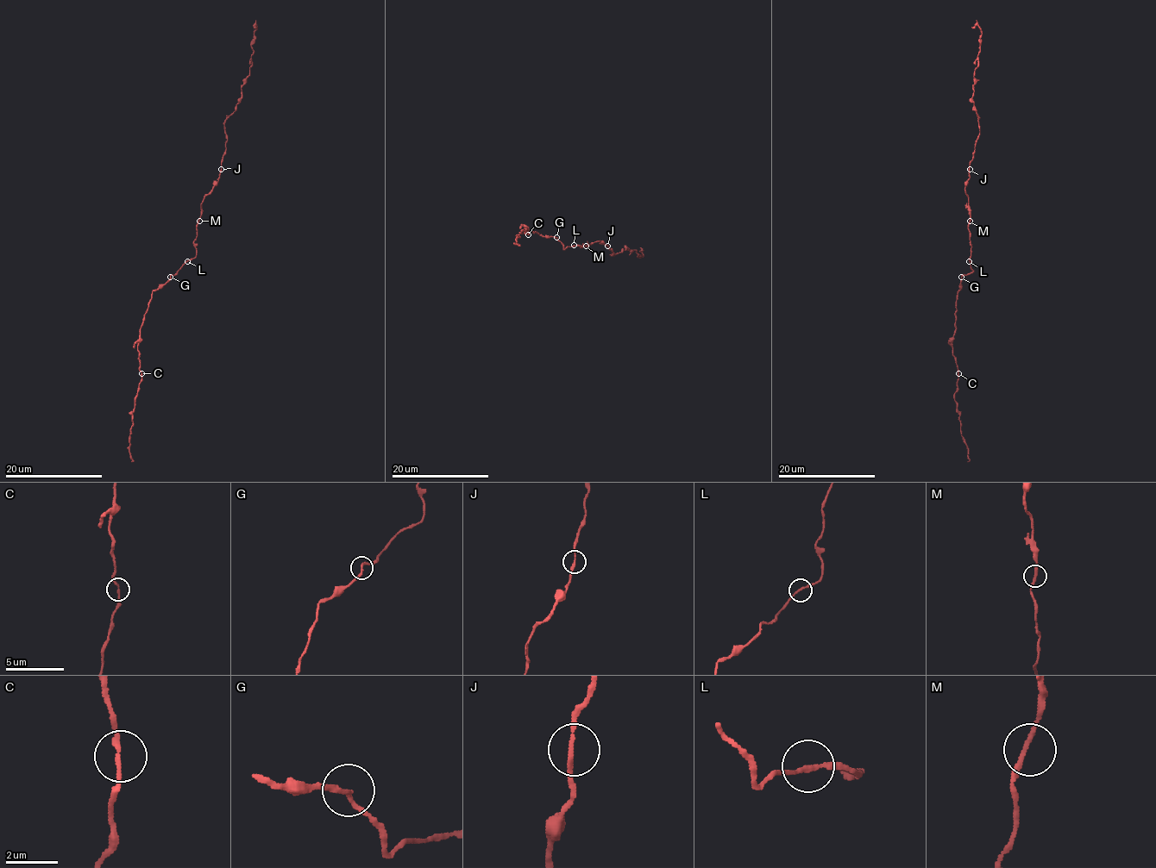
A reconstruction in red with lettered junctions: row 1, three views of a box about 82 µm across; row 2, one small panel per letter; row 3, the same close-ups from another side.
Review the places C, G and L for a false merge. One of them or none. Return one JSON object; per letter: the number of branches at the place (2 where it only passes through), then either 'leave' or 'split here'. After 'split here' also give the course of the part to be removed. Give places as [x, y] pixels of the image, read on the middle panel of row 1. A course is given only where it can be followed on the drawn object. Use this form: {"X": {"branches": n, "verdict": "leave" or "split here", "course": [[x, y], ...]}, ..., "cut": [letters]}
{"C": {"branches": 2, "verdict": "leave"}, "G": {"branches": 2, "verdict": "leave"}, "L": {"branches": 2, "verdict": "leave"}, "cut": []}

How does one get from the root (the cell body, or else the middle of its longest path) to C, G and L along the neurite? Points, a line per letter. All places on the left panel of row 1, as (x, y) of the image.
C: (196, 245), (196, 256), (152, 292), (140, 328), (137, 352), (141, 373)
G: (196, 245), (196, 256), (170, 277)
L: (196, 245), (196, 256), (187, 261)

